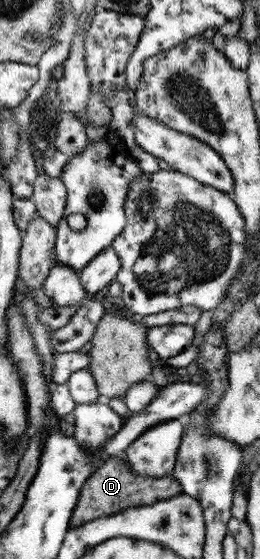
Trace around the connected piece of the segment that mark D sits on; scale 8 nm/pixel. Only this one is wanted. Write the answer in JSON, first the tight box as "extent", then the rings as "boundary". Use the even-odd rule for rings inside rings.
{"extent":[70,456,181,528],"boundary":[[[124,456],[109,457],[95,470],[81,487],[78,503],[70,518],[70,528],[84,525],[93,519],[114,515],[130,507],[152,505],[154,502],[166,500],[173,495],[180,494],[181,485],[172,475],[164,477],[146,477],[137,475],[127,464]]]}

